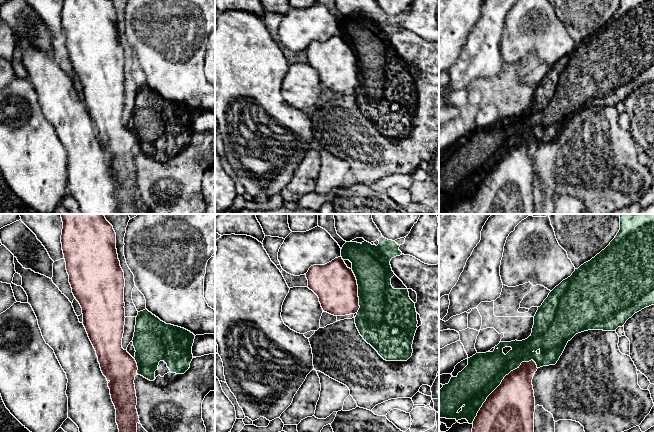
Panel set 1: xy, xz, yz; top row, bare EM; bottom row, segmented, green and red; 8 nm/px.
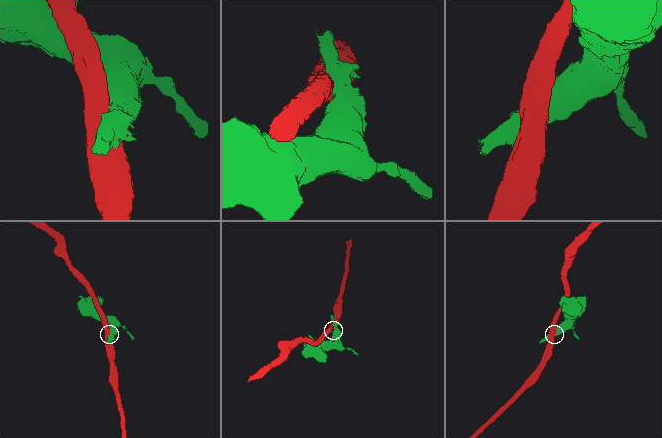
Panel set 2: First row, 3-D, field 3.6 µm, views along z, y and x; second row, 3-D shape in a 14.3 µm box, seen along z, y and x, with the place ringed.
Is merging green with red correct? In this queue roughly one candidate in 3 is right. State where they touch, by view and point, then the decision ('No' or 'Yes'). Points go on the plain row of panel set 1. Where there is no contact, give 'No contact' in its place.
Touches green at yz (499, 160). No

